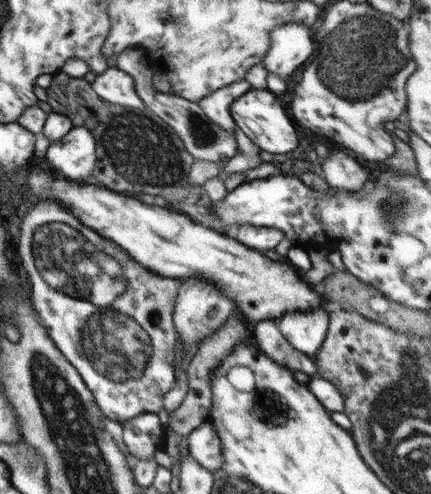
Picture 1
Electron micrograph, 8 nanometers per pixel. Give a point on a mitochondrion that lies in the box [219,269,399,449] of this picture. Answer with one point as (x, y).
(272, 409)

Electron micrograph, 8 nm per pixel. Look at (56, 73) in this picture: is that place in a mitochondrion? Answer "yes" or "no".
no

